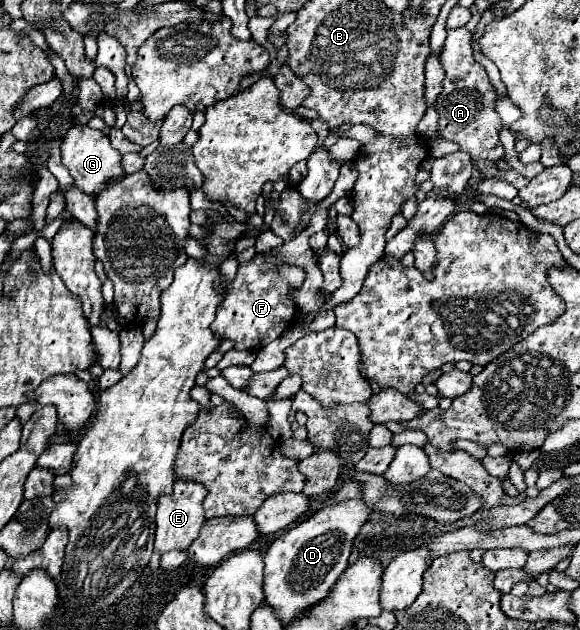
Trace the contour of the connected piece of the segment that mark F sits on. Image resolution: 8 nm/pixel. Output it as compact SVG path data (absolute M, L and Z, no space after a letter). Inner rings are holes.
M256 253L252 261L238 269L236 279L228 287L228 295L218 307L216 319L212 323L212 333L220 335L234 343L238 351L258 351L272 343L278 335L284 333L288 325L292 325L296 317L296 303L288 295L290 287L300 287L304 281L304 271L298 267L282 265L280 273L276 273L276 263L272 257Z

